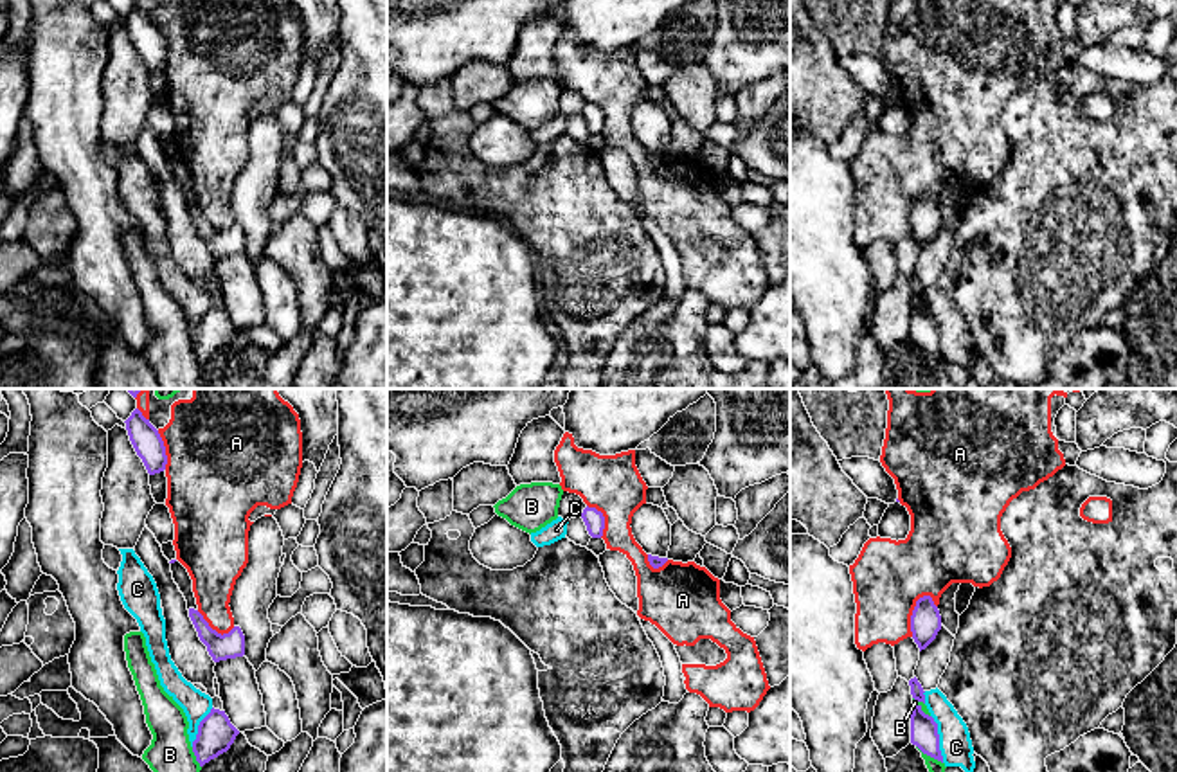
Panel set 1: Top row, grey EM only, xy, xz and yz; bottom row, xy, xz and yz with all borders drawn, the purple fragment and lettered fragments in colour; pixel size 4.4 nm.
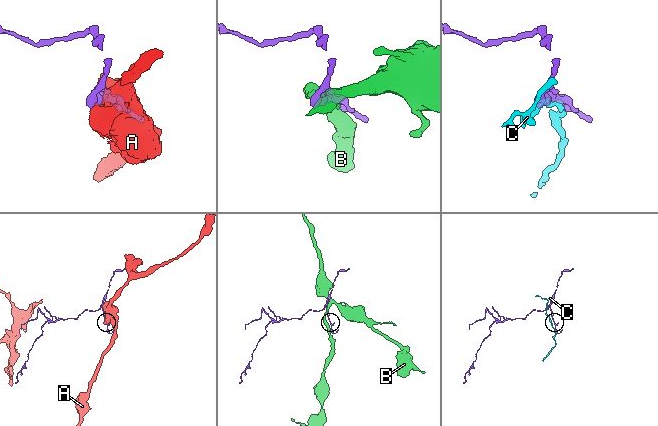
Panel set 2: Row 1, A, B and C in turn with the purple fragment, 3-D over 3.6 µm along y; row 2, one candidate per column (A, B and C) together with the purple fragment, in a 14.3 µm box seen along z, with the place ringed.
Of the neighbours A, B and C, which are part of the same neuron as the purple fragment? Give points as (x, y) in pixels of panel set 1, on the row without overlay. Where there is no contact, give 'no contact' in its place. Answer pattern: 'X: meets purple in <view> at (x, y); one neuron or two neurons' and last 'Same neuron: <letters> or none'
A: meets purple in yz at (913, 209); one neuron
B: meets purple in yz at (929, 351); two neurons
C: meets purple in yz at (938, 335); two neurons
Same neuron: A

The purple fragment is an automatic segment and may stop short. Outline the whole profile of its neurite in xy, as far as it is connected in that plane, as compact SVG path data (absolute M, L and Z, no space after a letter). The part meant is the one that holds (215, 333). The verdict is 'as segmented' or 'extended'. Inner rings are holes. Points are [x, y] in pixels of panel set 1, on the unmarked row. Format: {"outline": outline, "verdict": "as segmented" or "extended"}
{"outline": "M212 304L200 319L196 337L193 338L193 349L200 364L227 349L238 331L239 328L230 320L225 308Z", "verdict": "as segmented"}

